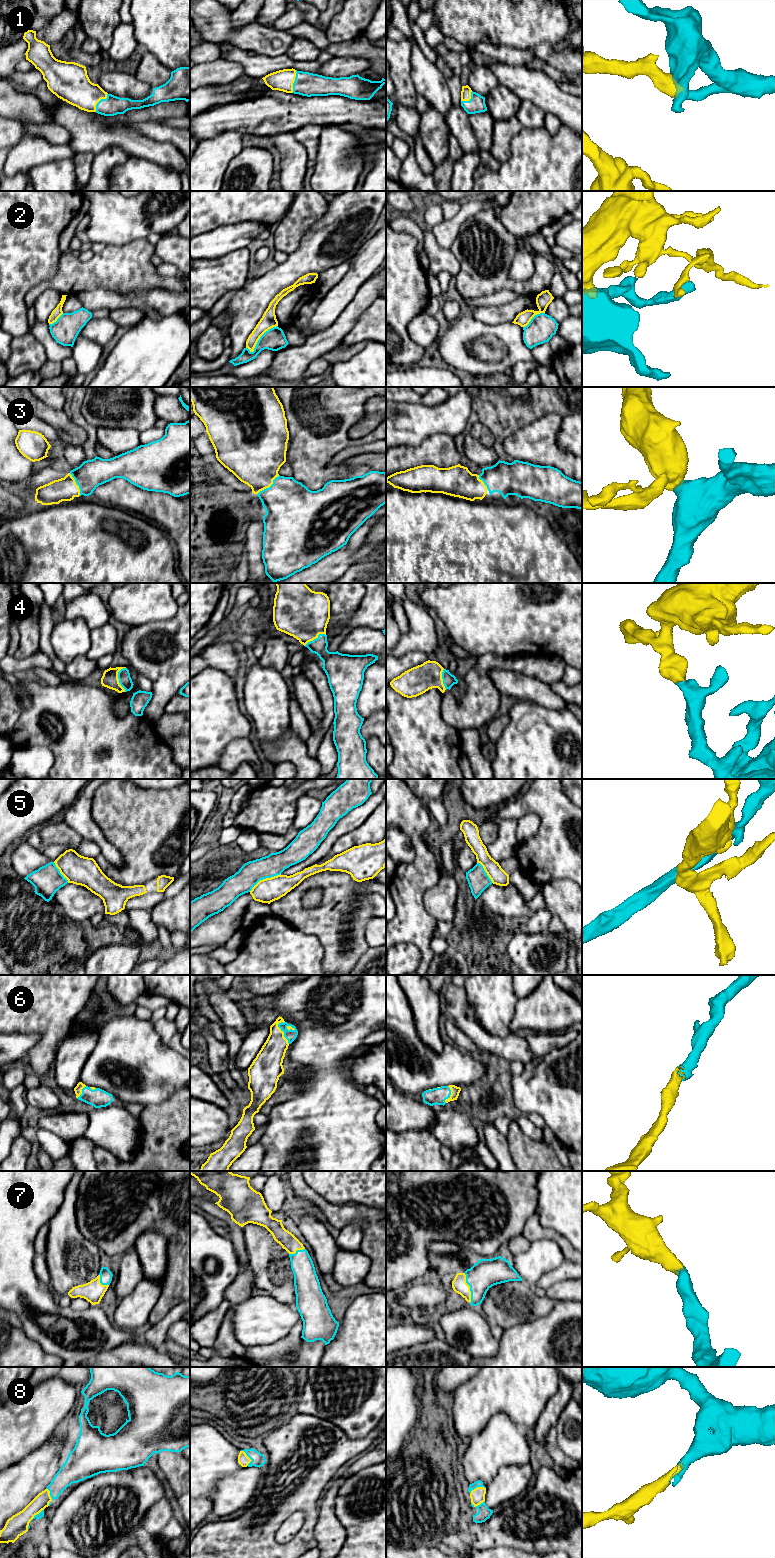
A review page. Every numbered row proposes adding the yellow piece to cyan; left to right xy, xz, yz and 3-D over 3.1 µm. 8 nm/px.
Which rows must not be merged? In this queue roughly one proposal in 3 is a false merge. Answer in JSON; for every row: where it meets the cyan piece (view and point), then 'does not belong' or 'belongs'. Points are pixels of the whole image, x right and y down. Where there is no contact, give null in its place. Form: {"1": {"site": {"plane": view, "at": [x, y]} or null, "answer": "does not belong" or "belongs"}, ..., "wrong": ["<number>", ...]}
{"1": {"site": {"plane": "xz", "at": [294, 81]}, "answer": "belongs"}, "2": {"site": {"plane": "xz", "at": [259, 339]}, "answer": "does not belong"}, "3": {"site": {"plane": "xz", "at": [270, 486]}, "answer": "belongs"}, "4": {"site": {"plane": "xy", "at": [118, 678]}, "answer": "belongs"}, "5": {"site": {"plane": "xz", "at": [264, 878]}, "answer": "does not belong"}, "6": {"site": {"plane": "xz", "at": [283, 1031]}, "answer": "belongs"}, "7": {"site": {"plane": "yz", "at": [470, 1288]}, "answer": "belongs"}, "8": {"site": {"plane": "xz", "at": [248, 1456]}, "answer": "belongs"}, "wrong": ["2", "5"]}

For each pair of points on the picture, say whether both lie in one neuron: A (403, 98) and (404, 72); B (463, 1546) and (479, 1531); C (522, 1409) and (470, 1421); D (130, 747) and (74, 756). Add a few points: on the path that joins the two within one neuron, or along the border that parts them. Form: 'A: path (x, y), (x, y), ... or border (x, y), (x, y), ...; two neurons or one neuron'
A: path (403, 92), (403, 78); one neuron
B: border (467, 1543), (471, 1547); two neurons
C: path (509, 1406), (485, 1406), (483, 1408); one neuron
D: path (116, 756), (88, 756); one neuron

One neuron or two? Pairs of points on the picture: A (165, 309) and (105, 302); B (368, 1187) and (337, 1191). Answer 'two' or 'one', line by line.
A: one
B: one

